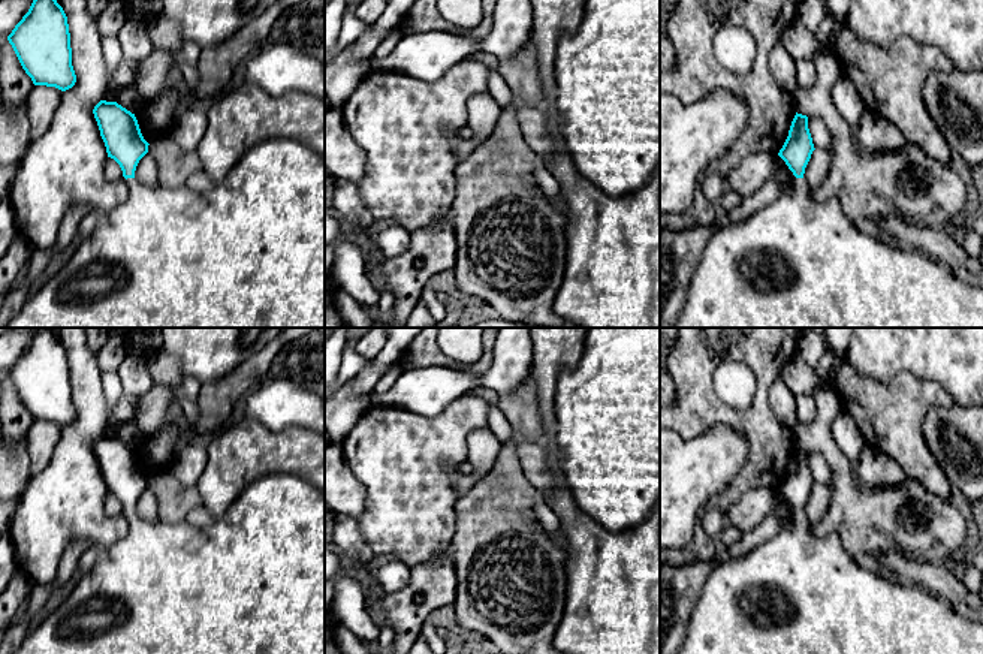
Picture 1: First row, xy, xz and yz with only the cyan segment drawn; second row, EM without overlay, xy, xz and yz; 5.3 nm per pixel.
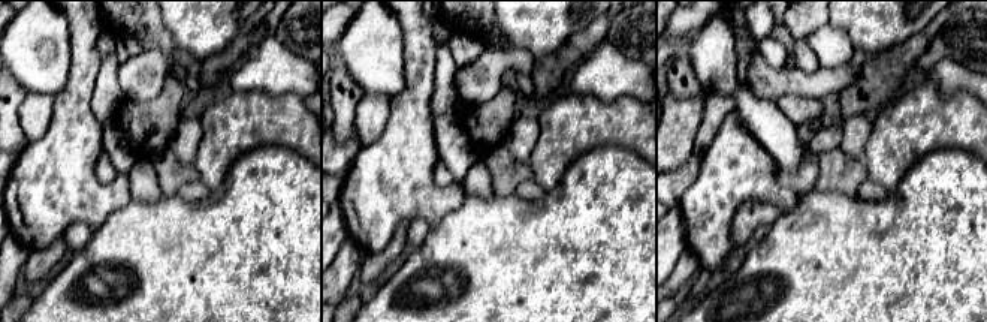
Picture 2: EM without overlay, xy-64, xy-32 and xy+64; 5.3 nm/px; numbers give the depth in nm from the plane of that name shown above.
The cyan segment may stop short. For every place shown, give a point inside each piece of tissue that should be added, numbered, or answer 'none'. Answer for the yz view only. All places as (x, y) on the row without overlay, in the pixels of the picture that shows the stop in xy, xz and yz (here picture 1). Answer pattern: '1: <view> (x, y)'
1: yz (798, 593)

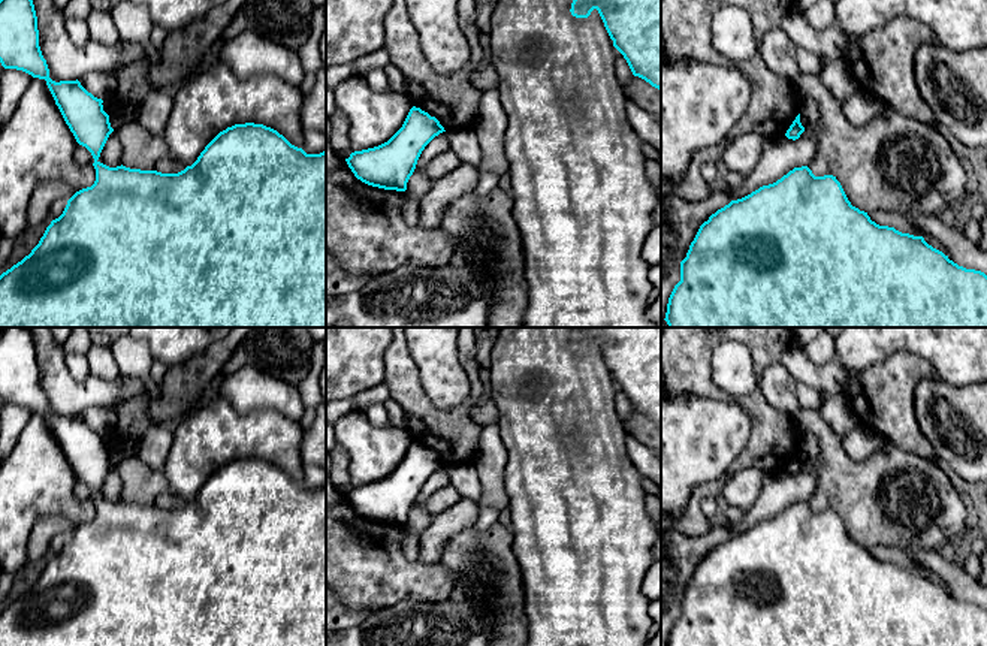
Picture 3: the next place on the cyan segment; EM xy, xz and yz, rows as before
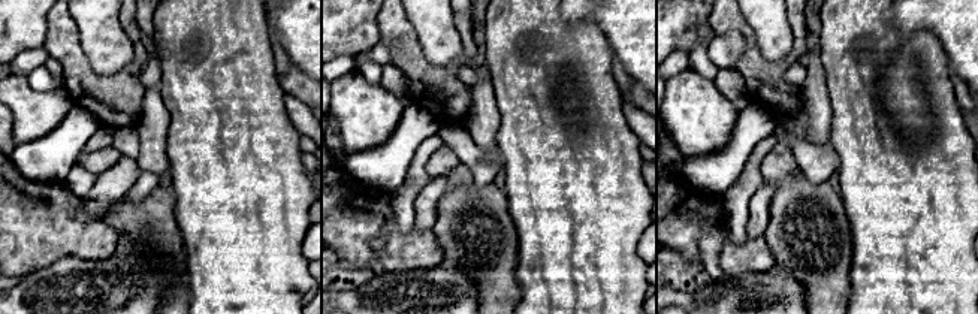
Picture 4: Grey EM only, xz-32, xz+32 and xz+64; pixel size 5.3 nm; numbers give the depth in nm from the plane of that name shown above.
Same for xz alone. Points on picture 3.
none

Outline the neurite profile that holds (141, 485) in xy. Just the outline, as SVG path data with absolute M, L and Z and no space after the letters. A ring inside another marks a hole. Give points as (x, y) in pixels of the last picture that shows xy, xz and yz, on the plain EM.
M138 459L114 465L121 477L121 499L130 504L154 505L169 490L163 470L153 470Z

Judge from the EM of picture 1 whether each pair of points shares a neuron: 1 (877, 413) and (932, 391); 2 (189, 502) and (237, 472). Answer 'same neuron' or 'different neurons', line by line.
1: same neuron
2: different neurons

